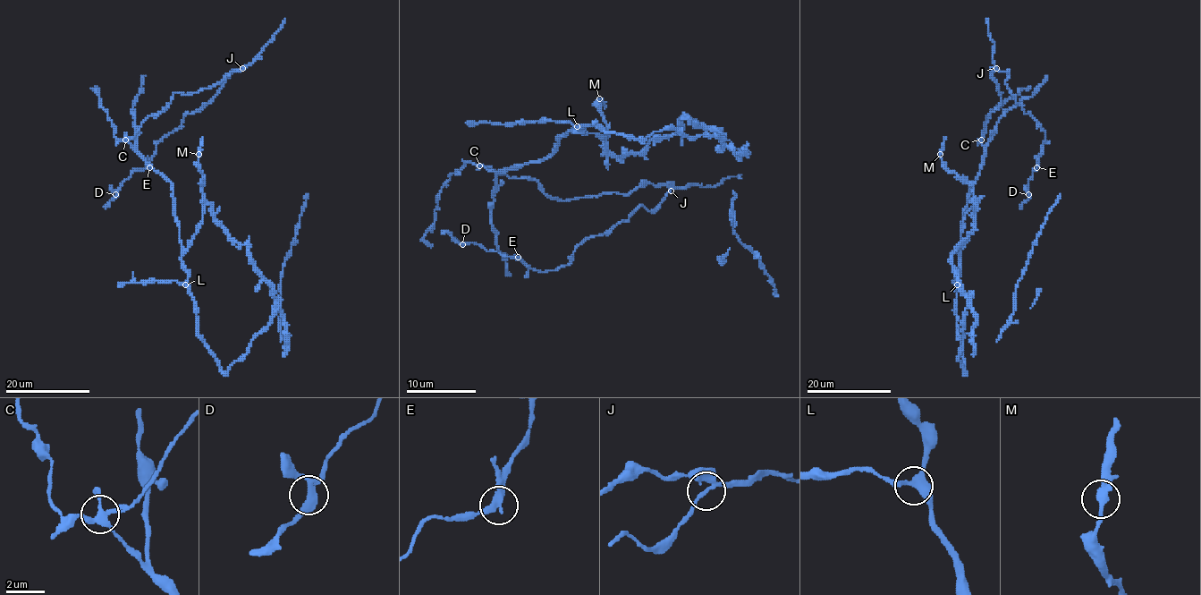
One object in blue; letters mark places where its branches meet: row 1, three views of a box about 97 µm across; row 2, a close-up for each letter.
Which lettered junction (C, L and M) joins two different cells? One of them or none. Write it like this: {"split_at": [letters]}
{"split_at": ["C"]}

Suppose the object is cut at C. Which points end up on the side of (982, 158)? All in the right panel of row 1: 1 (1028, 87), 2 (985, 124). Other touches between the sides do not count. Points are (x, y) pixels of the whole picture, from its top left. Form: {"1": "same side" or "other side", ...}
{"1": "other side", "2": "other side"}

